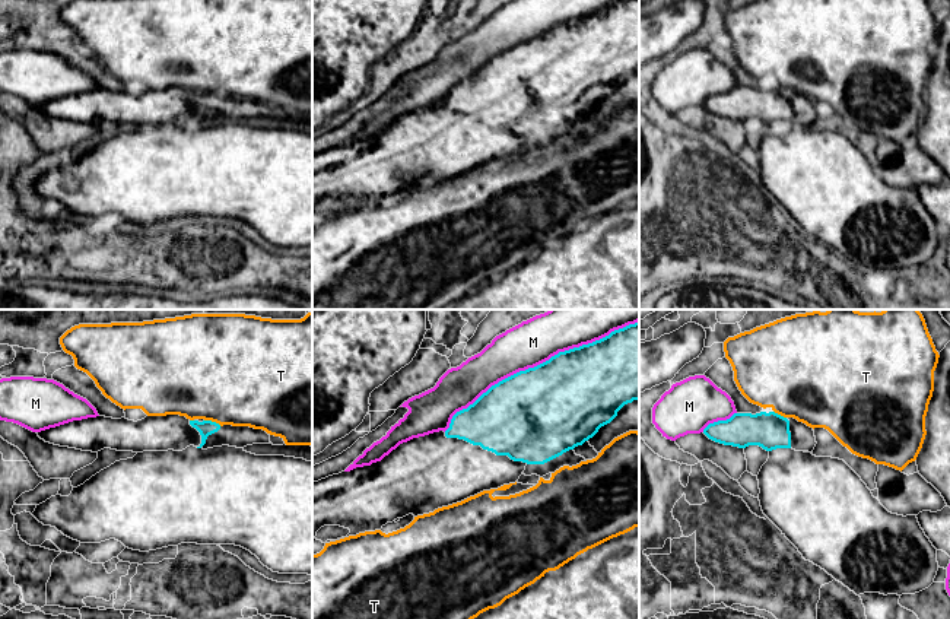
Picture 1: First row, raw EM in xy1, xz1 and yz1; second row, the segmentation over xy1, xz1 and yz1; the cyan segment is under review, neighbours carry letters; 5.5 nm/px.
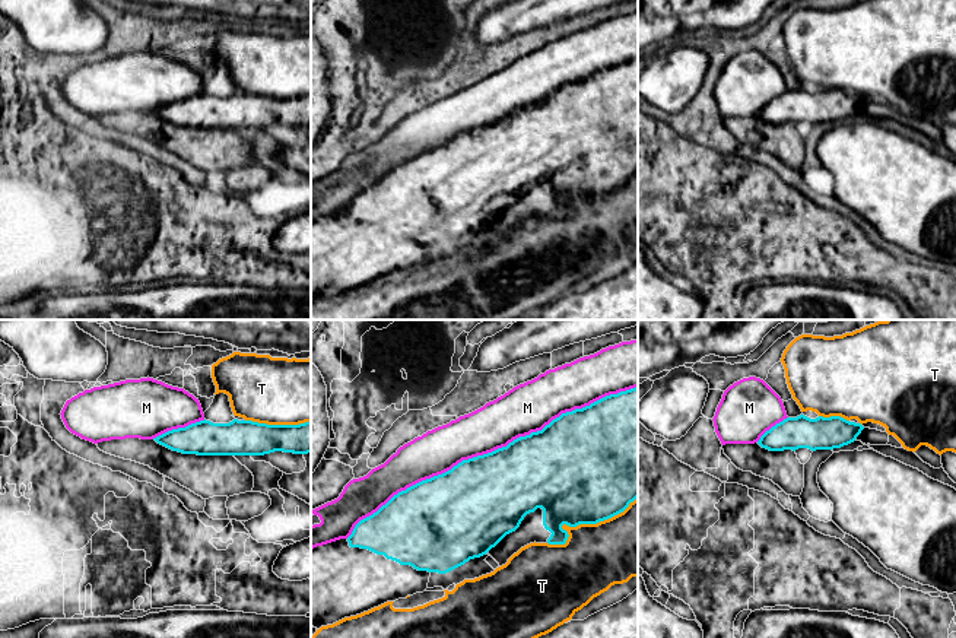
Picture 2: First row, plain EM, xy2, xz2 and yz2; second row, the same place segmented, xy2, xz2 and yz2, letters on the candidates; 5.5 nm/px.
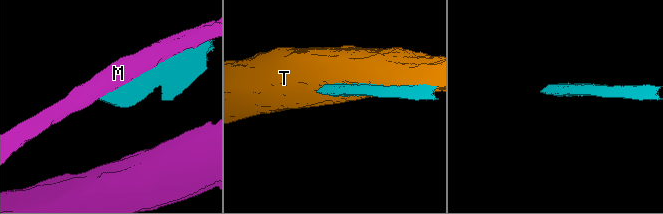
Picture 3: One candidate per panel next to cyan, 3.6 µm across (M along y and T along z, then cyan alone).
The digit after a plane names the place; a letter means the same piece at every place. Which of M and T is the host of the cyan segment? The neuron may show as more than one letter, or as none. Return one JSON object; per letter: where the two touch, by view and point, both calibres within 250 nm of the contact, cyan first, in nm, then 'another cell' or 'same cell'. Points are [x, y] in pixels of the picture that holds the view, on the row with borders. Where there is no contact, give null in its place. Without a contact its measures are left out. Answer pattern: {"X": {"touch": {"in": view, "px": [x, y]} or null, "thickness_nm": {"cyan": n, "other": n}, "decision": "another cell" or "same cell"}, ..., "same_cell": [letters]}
{"M": {"touch": {"in": "xz2", "px": [489, 453]}, "thickness_nm": {"cyan": 460, "other": 260}, "decision": "another cell"}, "T": {"touch": {"in": "xz2", "px": [583, 523]}, "thickness_nm": {"cyan": 500, "other": 360}, "decision": "another cell"}, "same_cell": []}

